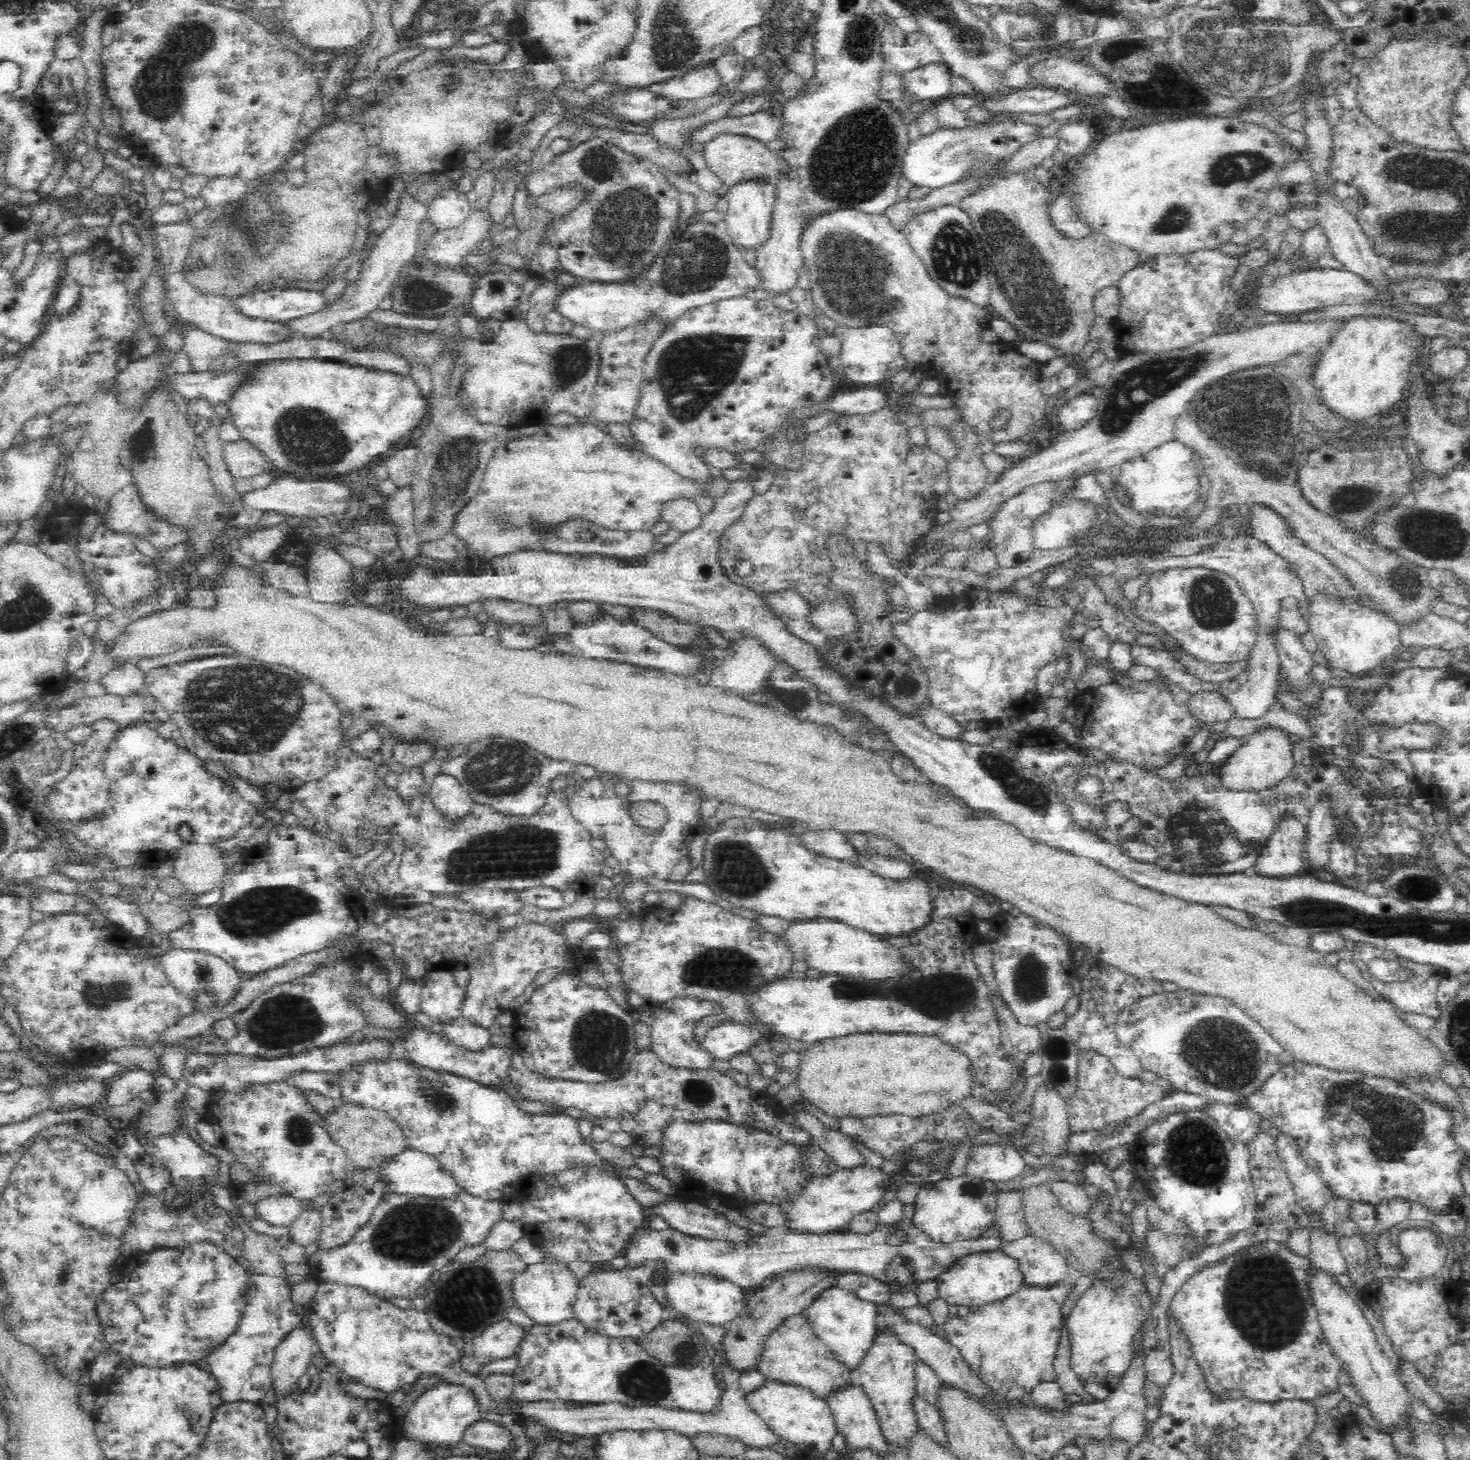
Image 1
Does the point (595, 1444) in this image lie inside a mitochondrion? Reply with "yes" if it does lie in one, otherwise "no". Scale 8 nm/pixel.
no

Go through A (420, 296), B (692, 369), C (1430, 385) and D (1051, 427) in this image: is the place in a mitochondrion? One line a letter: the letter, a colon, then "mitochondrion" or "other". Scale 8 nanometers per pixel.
A: mitochondrion
B: mitochondrion
C: other
D: other

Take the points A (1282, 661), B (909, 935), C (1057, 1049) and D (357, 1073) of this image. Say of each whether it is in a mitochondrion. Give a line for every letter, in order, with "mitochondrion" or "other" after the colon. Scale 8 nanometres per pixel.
A: other
B: other
C: mitochondrion
D: other

